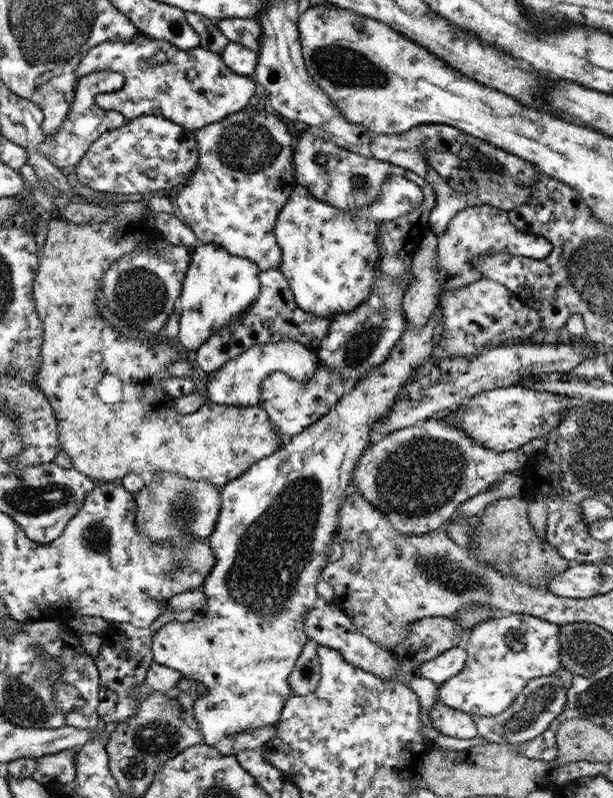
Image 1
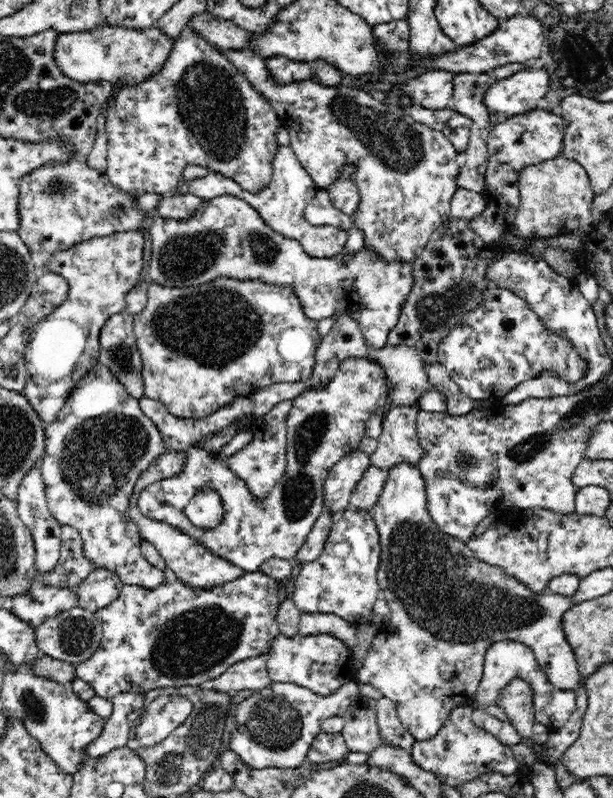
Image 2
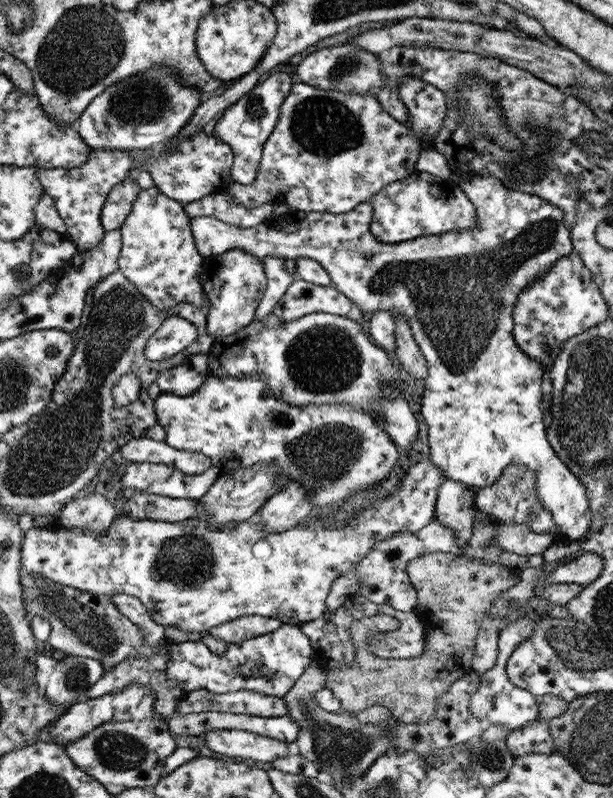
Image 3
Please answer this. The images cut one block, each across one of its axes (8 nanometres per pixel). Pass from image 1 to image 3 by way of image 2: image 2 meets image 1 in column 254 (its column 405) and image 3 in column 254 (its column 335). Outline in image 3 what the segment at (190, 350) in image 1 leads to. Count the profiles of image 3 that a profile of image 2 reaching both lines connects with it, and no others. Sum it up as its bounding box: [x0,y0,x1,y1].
[201,248,267,340]

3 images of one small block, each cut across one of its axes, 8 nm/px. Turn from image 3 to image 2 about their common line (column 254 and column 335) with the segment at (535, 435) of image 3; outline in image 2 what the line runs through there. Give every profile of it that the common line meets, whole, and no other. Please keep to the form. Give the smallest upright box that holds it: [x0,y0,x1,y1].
[184,145,349,257]

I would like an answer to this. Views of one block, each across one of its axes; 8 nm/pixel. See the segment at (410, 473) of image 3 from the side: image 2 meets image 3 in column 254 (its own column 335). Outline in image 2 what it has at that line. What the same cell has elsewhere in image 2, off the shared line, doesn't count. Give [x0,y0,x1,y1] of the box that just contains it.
[291,507,382,625]

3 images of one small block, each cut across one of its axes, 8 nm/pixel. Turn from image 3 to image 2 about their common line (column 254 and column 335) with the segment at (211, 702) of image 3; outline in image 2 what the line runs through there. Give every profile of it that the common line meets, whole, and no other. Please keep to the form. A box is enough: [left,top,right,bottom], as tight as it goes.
[229,679,358,770]

